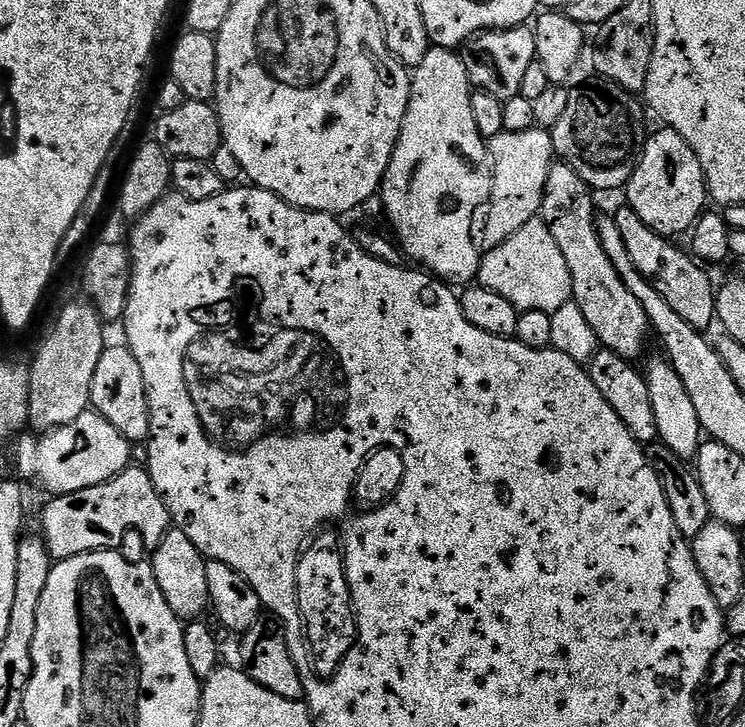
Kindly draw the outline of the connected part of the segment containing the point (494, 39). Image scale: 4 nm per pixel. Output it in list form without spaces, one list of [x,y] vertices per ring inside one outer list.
[[[528,26],[482,32],[463,45],[462,55],[473,89],[489,92],[494,94],[494,98],[506,101],[519,96],[522,82],[526,79],[526,69],[537,63],[536,33]]]

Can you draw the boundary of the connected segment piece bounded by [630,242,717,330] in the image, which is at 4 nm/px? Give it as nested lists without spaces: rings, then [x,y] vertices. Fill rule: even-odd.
[[[664,242],[661,248],[630,247],[630,258],[634,258],[634,266],[646,277],[666,298],[666,302],[676,311],[690,326],[701,330],[708,330],[711,324],[717,323],[716,318],[716,294],[717,289],[712,288],[712,280],[703,272],[705,269],[687,251],[675,248],[675,243]]]

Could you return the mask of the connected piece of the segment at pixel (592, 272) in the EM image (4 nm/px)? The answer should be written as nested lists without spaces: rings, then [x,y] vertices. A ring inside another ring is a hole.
[[[563,162],[553,163],[546,178],[544,201],[538,216],[546,222],[550,234],[554,234],[558,250],[562,250],[566,258],[566,266],[570,266],[573,301],[598,334],[601,349],[636,362],[648,344],[648,336],[650,340],[646,310],[642,310],[642,302],[626,290],[626,282],[622,282],[614,262],[610,262],[602,246],[596,229],[598,211],[591,195],[588,184],[578,178],[572,167]]]

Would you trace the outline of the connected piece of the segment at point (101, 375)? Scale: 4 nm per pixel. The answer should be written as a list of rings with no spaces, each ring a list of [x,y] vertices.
[[[127,346],[105,347],[102,358],[98,358],[98,370],[94,370],[94,382],[90,386],[91,407],[99,412],[118,434],[122,434],[133,445],[145,443],[150,434],[150,406],[146,398],[146,382],[142,378],[142,366]]]

